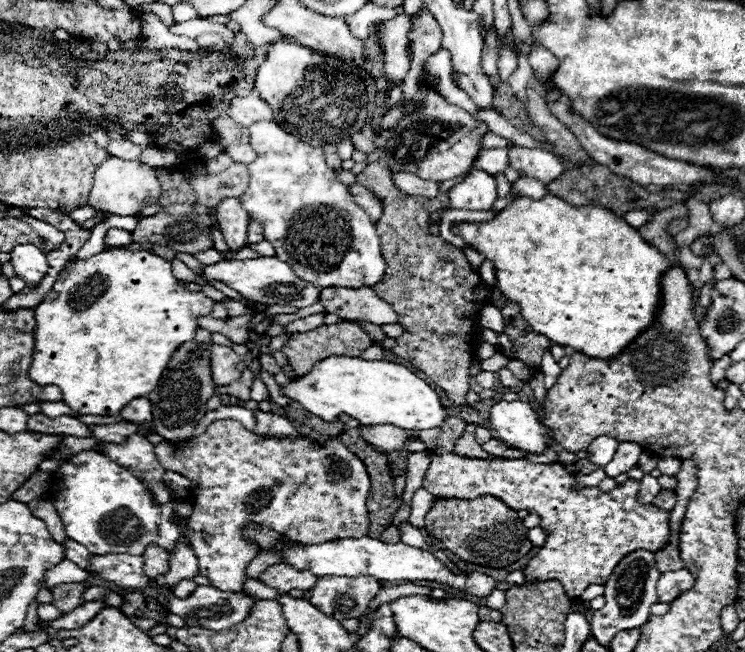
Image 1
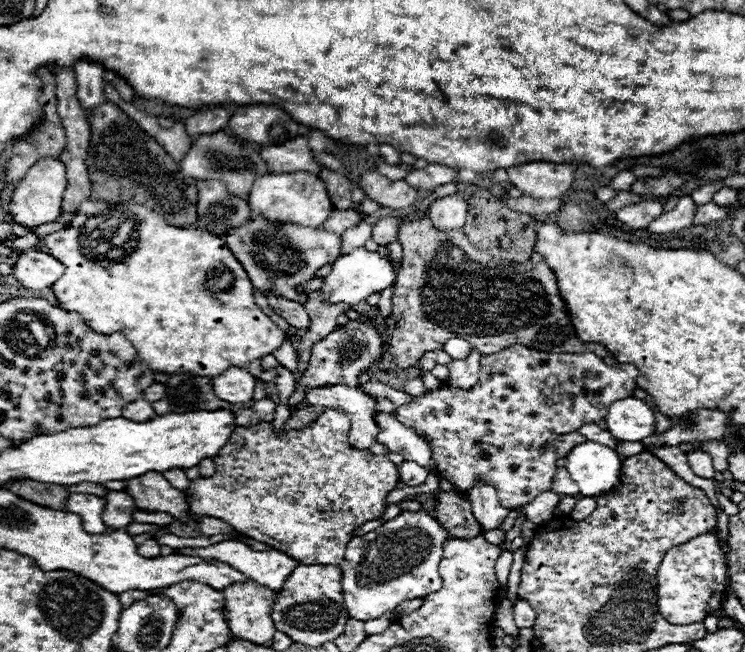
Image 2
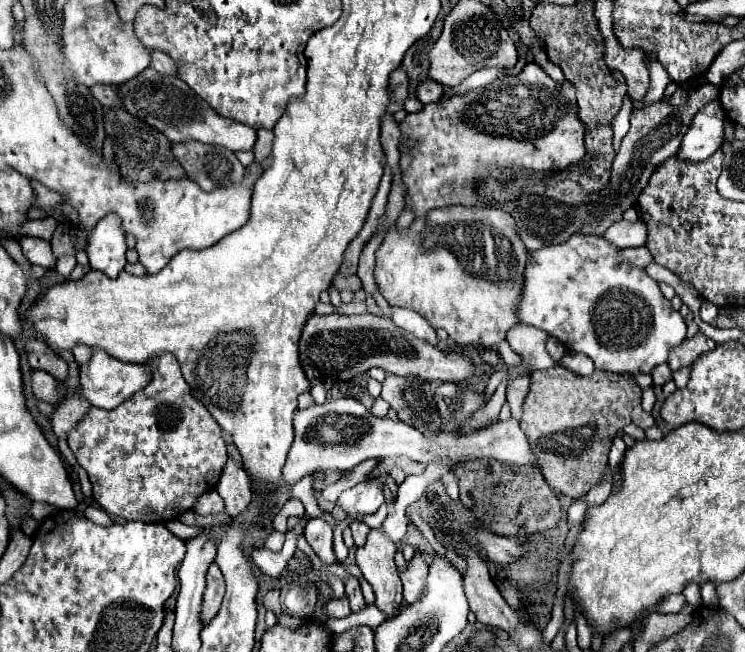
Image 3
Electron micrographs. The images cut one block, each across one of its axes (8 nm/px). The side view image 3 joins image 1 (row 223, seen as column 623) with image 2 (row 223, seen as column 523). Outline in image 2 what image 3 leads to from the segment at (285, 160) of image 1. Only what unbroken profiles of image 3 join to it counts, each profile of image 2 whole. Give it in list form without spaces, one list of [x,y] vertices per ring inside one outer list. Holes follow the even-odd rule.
[[[286,172],[286,174],[266,174],[258,178],[250,190],[250,214],[266,216],[272,222],[290,222],[318,228],[332,214],[332,202],[328,198],[326,186],[318,174],[310,172]]]

